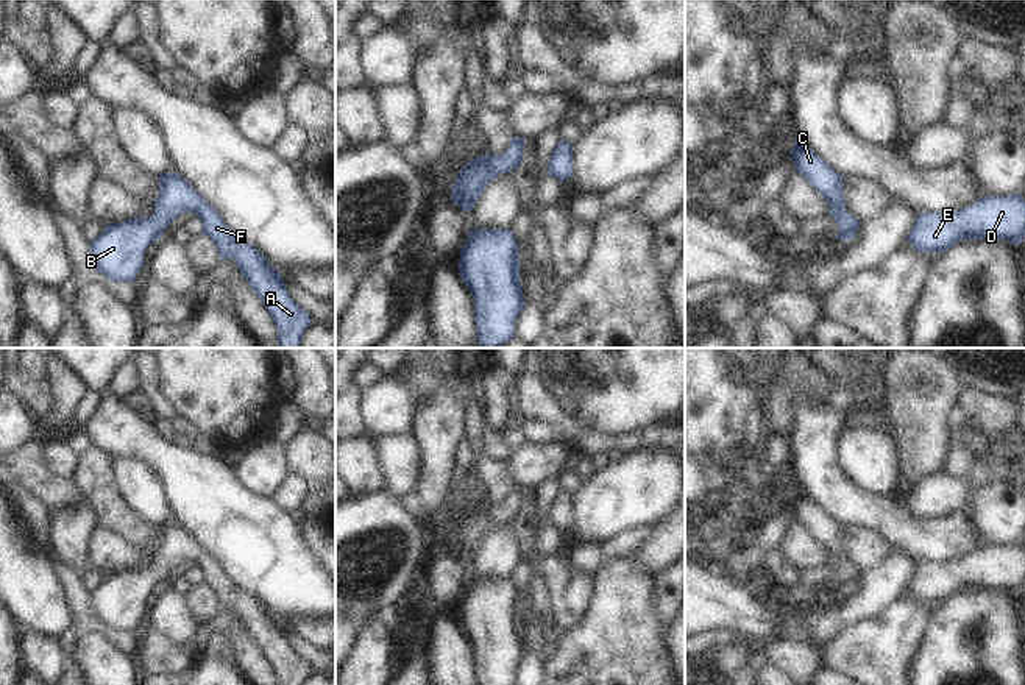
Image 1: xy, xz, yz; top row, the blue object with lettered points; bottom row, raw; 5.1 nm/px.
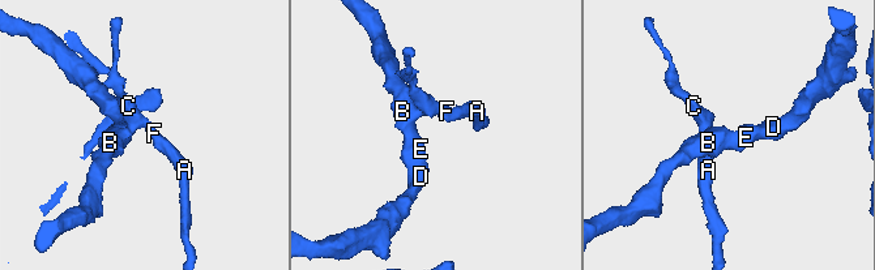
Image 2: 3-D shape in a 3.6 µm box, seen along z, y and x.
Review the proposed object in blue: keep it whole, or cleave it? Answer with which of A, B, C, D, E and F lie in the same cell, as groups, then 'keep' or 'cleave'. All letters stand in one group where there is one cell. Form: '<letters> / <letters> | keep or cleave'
A B C D E F | keep

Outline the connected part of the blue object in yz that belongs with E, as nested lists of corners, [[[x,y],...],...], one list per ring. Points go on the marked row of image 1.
[[[1019,192],[981,197],[959,211],[922,212],[906,239],[920,253],[941,254],[955,243],[972,239],[997,239],[1017,245],[1025,239],[1025,201]]]

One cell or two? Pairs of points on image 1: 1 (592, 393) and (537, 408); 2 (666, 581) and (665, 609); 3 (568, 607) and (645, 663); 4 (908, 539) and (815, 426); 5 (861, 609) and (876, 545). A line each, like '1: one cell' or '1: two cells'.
1: one cell
2: one cell
3: two cells
4: one cell
5: two cells

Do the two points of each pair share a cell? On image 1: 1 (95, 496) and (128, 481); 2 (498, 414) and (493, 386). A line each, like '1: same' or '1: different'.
1: different
2: same

